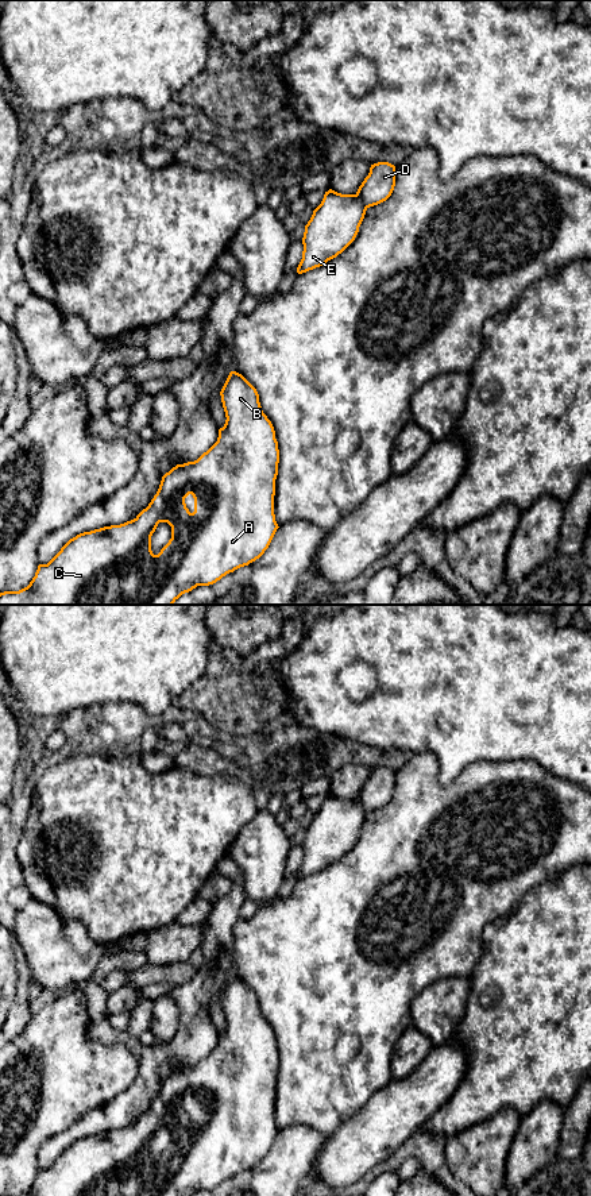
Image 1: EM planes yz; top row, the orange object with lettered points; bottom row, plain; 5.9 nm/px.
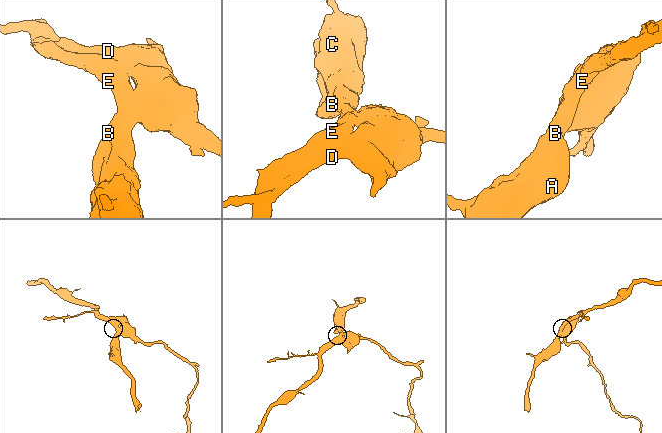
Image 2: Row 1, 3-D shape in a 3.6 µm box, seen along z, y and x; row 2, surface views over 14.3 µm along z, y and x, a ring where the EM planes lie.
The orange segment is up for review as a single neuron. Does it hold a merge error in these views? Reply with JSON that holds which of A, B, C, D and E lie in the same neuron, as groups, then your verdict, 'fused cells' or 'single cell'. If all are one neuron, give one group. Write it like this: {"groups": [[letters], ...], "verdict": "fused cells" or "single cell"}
{"groups": [["A", "B", "C", "E"], ["D"]], "verdict": "fused cells"}

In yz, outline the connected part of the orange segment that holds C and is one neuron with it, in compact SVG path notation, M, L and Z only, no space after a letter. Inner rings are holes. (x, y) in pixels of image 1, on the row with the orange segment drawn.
M231 371L220 396L227 420L219 429L217 441L206 452L197 460L177 464L166 472L148 506L134 520L70 539L47 564L38 566L27 587L0 593L0 605L173 605L197 586L213 585L259 559L279 528L274 514L278 441L271 421L262 410L256 389L242 374ZM189 494L194 498L193 513L185 504ZM159 522L171 526L171 539L154 555L151 536Z

